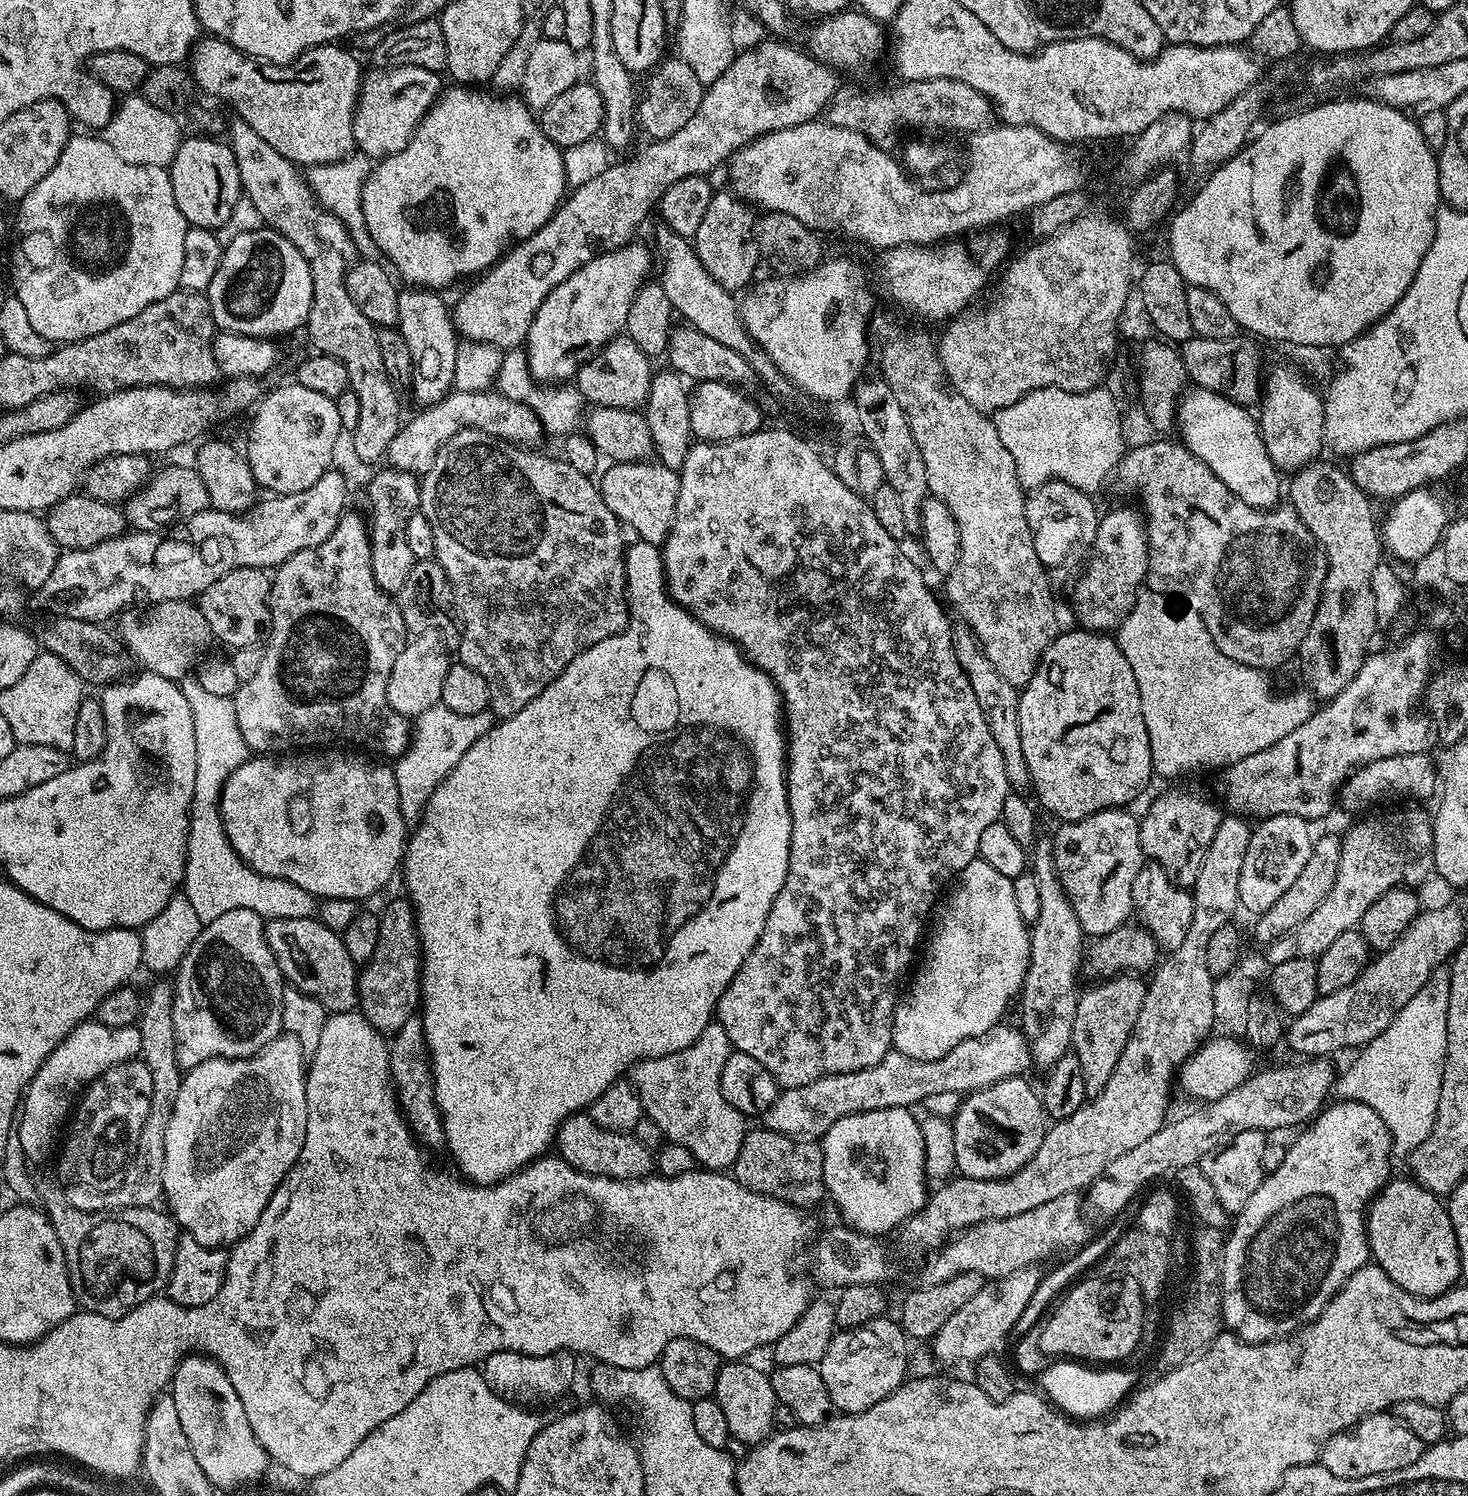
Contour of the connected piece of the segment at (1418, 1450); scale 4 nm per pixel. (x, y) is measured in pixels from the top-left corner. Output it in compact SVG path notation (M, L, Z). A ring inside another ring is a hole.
M1385 1410L1366 1416L1353 1428L1330 1437L1320 1449L1318 1462L1338 1478L1357 1480L1414 1466L1414 1462L1418 1462L1418 1458L1424 1453L1425 1447L1418 1434L1410 1430L1410 1426L1403 1424L1391 1411Z

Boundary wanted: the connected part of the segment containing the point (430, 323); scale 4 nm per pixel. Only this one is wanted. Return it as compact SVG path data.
M405 287L398 291L398 325L412 359L412 383L410 393L420 406L437 404L440 399L453 391L454 358L458 333L452 323L449 305L444 305L443 295L427 288Z

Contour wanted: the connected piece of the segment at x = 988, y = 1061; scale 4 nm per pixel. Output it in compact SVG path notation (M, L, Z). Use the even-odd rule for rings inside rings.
M1019 1027L992 1028L985 1036L970 1038L966 1042L958 1042L950 1054L942 1054L937 1060L915 1060L906 1058L906 1054L890 1050L878 1066L870 1066L866 1070L854 1070L850 1074L834 1074L823 1076L814 1082L806 1082L806 1086L783 1089L776 1100L769 1106L762 1117L763 1127L781 1132L787 1136L797 1138L822 1138L838 1122L838 1118L846 1118L850 1114L869 1112L870 1110L886 1110L887 1108L911 1109L912 1104L923 1105L926 1098L937 1093L956 1091L961 1094L977 1092L986 1086L994 1086L1011 1076L1024 1076L1027 1068L1032 1064L1032 1054L1028 1050L1028 1043L1024 1040L1024 1033Z

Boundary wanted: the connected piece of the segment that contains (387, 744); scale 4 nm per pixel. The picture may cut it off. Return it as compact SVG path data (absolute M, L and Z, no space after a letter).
M345 511L344 517L340 519L334 530L334 534L330 534L330 538L326 538L326 542L322 542L310 550L298 550L298 554L294 554L285 564L281 564L279 568L275 569L274 575L271 577L272 622L266 633L266 643L263 645L262 666L258 666L258 674L254 674L254 678L241 683L231 697L234 714L238 718L238 730L242 730L242 738L246 742L249 753L284 754L289 750L307 749L304 748L307 744L336 746L339 745L336 744L339 740L344 743L341 745L355 746L376 758L388 758L384 756L399 758L408 749L408 741L412 738L409 717L399 716L388 705L386 698L386 686L390 682L390 670L394 670L394 662L398 662L398 654L402 654L406 643L404 619L400 613L399 603L389 593L382 591L378 582L374 582L374 570L370 566L372 543L368 537L368 526L361 513L359 516L358 513L352 511Z

